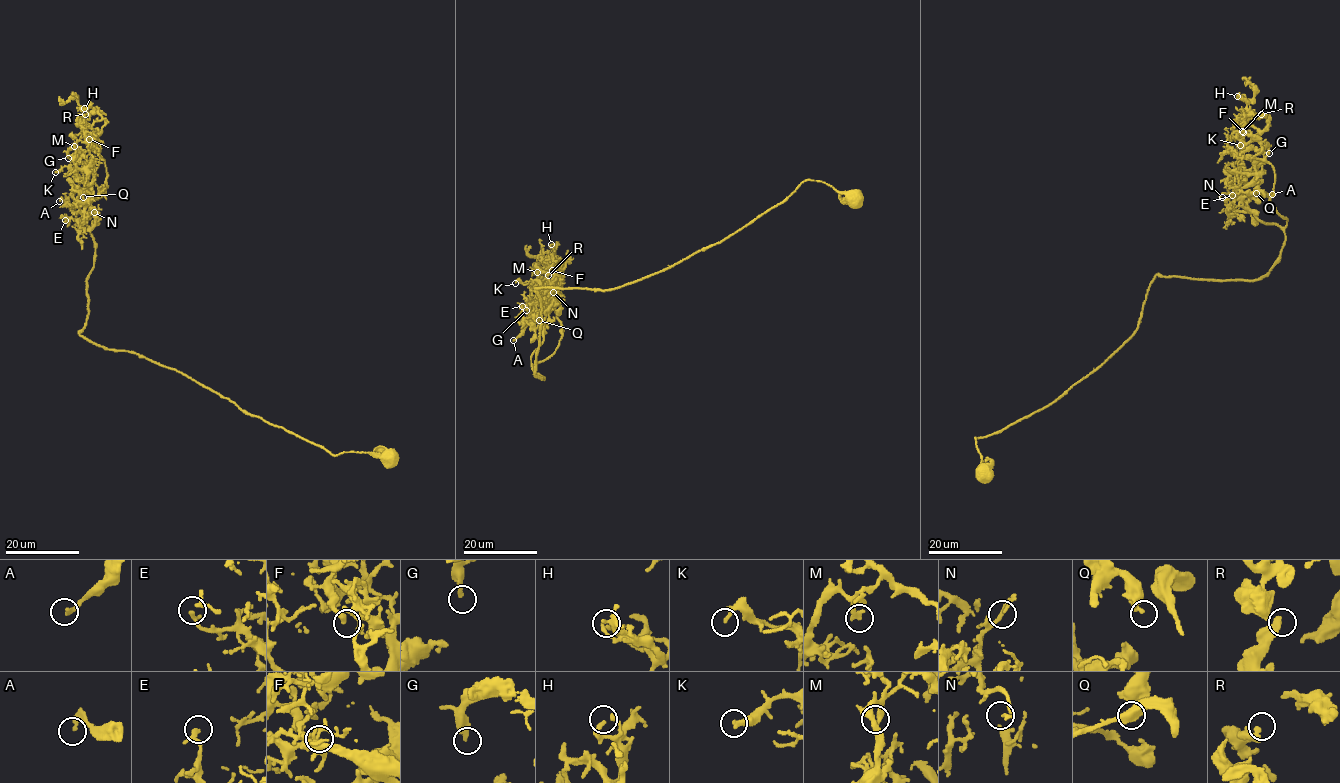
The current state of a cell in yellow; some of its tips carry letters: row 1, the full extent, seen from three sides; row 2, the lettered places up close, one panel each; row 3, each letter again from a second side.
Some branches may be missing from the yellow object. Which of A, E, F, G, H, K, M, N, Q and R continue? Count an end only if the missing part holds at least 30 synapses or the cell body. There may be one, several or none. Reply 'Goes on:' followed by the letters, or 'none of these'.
Goes on: none of these

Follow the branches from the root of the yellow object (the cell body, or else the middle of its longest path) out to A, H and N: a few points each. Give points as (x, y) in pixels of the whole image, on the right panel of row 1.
A: (985, 472), (975, 437), (1104, 363), (1134, 333), (1157, 275), (1267, 274), (1285, 234), (1235, 195), (1272, 194)
H: (985, 472), (975, 437), (1104, 363), (1134, 333), (1157, 275), (1254, 280), (1271, 268), (1287, 221), (1237, 96)
N: (985, 472), (975, 437), (1104, 363), (1134, 333), (1157, 275), (1267, 274), (1285, 234), (1237, 194), (1222, 197)

